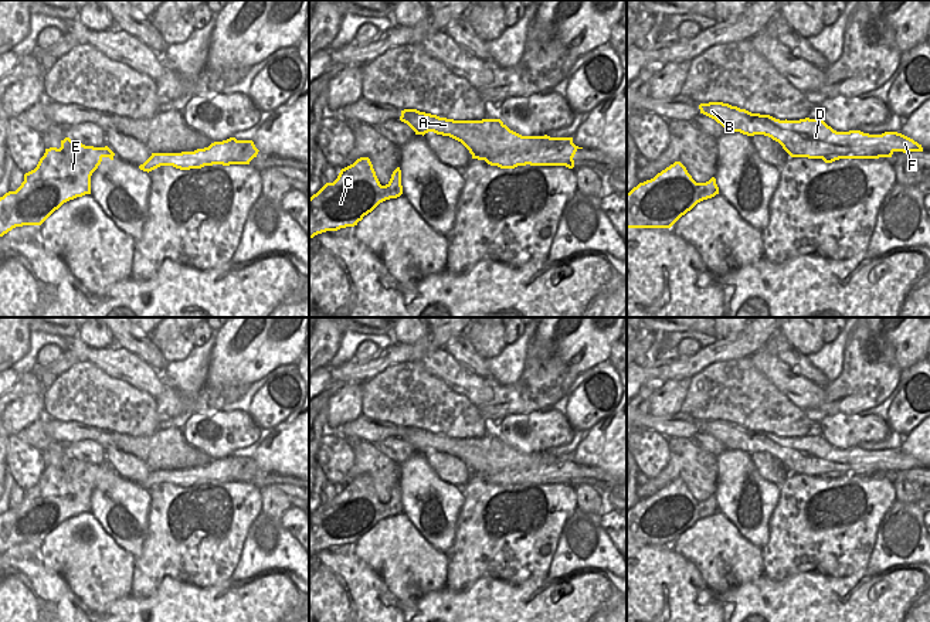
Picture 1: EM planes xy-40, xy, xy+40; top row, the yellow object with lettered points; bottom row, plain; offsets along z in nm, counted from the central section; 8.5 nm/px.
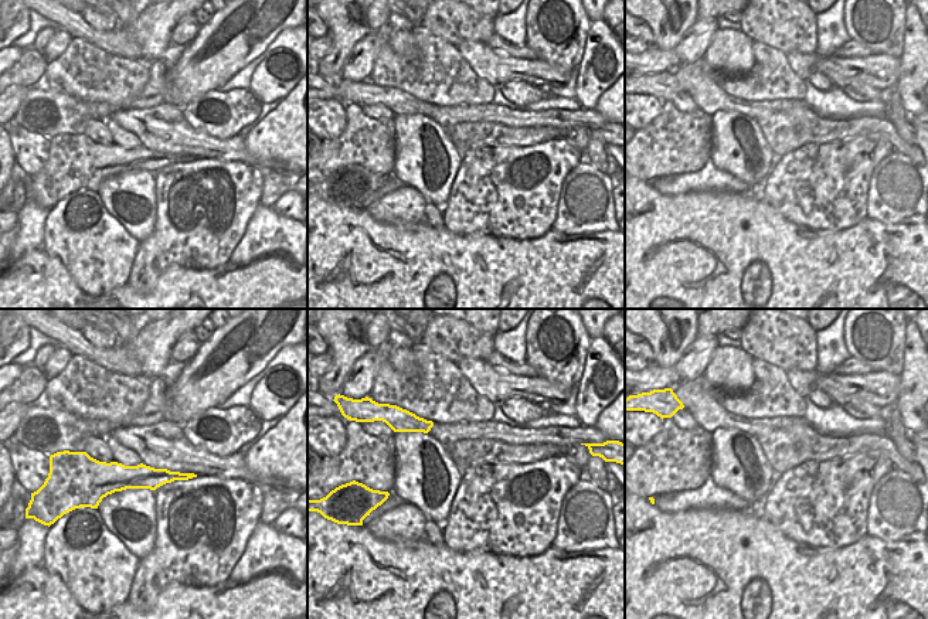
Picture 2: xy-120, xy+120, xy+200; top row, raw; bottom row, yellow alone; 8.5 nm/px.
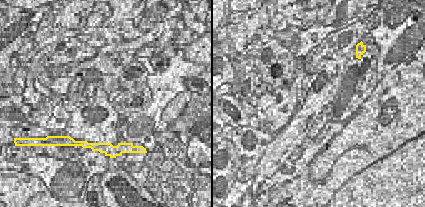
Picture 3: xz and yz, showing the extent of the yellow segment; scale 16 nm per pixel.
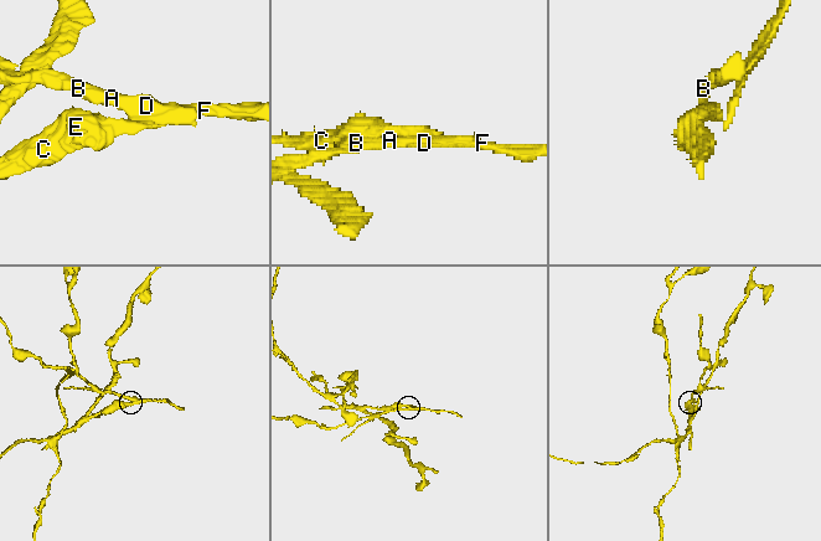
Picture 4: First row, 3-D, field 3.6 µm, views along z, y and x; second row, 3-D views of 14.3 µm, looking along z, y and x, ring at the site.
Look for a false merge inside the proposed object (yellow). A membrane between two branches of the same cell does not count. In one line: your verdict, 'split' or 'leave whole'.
split

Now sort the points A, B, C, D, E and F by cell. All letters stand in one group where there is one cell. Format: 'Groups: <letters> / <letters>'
Groups: A B D F / C E.

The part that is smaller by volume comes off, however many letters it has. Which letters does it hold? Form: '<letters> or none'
A, B, D, F

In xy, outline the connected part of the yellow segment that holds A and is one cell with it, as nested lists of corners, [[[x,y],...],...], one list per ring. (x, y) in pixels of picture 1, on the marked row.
[[[417,109],[401,111],[400,120],[407,123],[415,135],[434,132],[461,142],[471,154],[496,157],[503,153],[536,152],[546,147],[560,150],[564,146],[583,149],[573,143],[573,137],[522,136],[510,130],[500,119],[454,120]]]

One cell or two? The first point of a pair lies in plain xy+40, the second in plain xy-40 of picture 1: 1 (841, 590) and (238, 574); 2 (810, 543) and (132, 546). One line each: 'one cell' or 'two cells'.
1: two cells
2: two cells

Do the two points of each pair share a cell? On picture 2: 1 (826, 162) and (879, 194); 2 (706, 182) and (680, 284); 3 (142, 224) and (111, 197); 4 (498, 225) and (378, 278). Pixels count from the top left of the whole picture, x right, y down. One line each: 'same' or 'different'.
1: different
2: different
3: same
4: different

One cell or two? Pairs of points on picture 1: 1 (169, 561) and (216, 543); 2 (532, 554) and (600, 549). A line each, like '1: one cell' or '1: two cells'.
1: one cell
2: two cells

